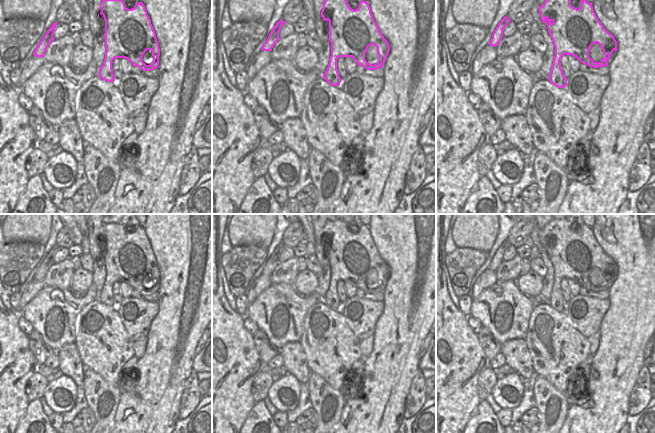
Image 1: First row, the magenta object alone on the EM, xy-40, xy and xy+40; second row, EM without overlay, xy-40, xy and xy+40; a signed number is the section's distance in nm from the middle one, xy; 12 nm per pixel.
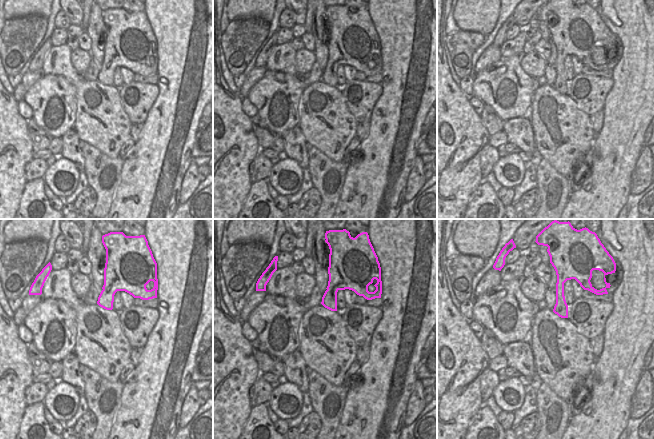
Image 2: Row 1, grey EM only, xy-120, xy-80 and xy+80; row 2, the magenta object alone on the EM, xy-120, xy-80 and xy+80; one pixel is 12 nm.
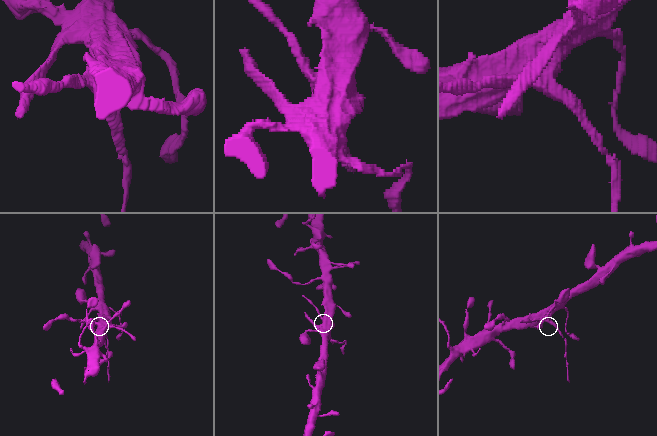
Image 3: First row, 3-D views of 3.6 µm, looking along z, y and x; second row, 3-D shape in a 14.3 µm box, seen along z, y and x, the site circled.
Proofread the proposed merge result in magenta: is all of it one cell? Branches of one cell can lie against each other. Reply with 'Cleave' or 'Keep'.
Cleave

